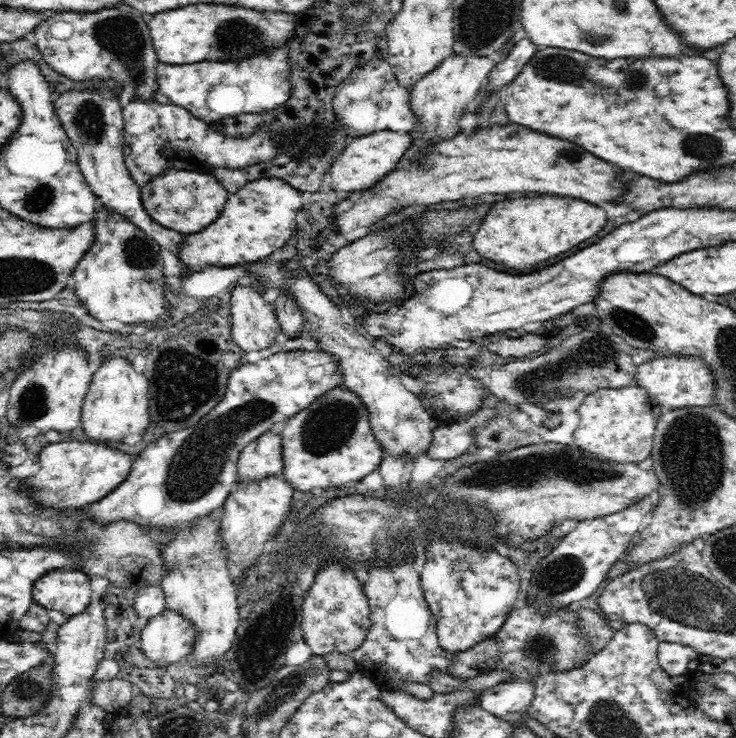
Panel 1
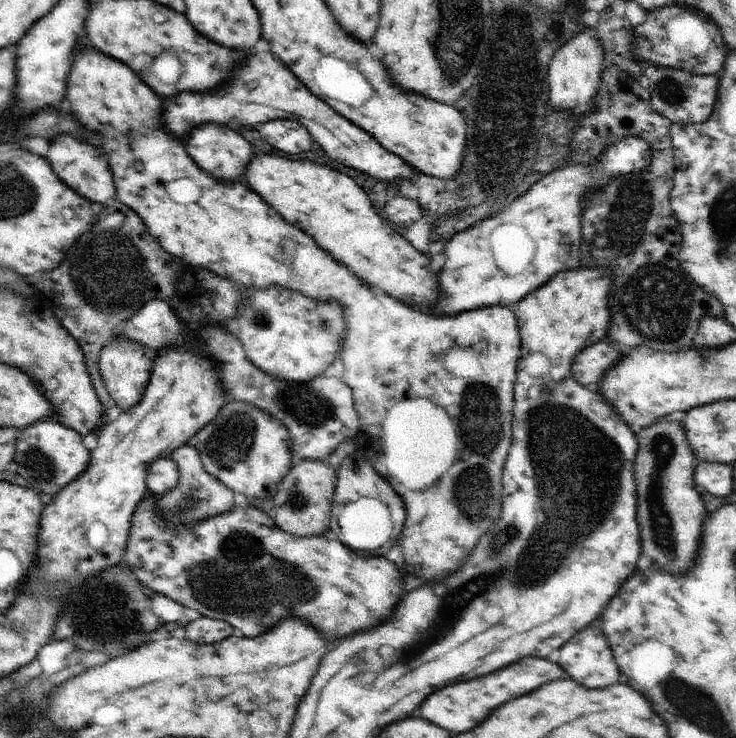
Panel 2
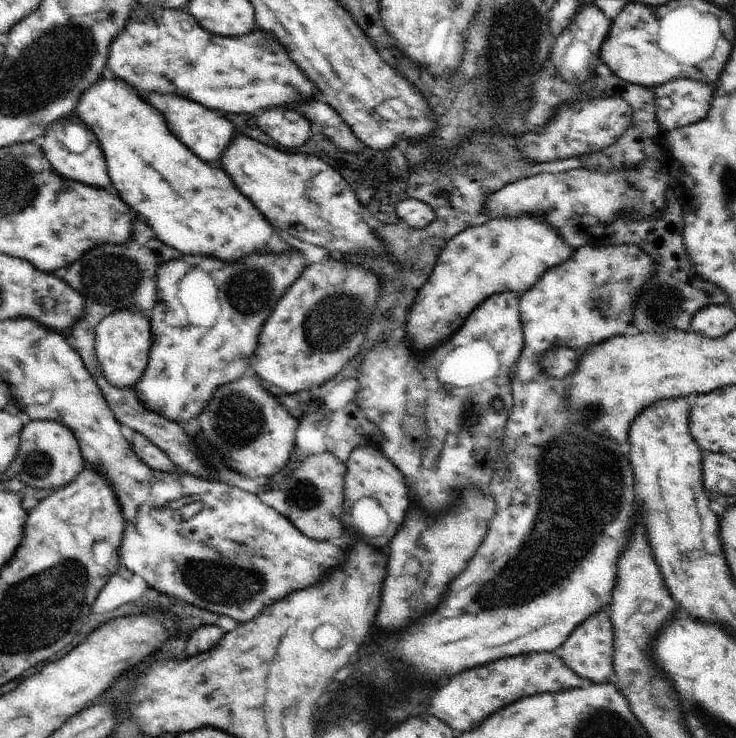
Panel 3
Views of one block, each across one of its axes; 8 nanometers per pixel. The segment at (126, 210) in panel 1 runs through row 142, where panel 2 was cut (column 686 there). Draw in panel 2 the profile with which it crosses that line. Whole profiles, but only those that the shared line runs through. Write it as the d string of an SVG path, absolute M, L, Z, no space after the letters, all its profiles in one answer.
M643 63L643 74L650 82L648 92L651 96L652 108L661 116L668 118L673 124L703 123L714 110L719 91L718 75L693 75L685 70L654 66Z

